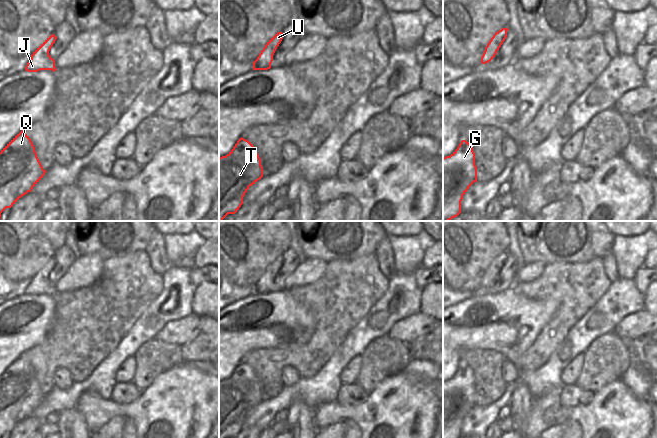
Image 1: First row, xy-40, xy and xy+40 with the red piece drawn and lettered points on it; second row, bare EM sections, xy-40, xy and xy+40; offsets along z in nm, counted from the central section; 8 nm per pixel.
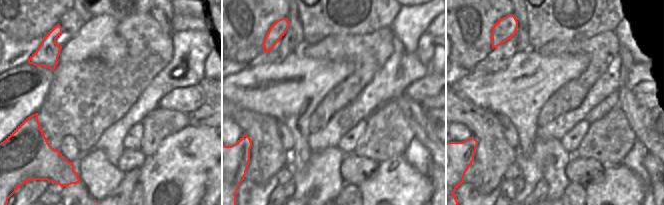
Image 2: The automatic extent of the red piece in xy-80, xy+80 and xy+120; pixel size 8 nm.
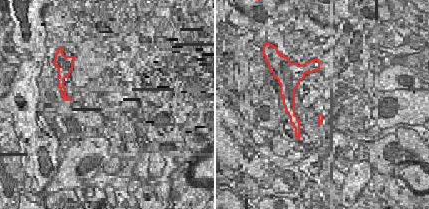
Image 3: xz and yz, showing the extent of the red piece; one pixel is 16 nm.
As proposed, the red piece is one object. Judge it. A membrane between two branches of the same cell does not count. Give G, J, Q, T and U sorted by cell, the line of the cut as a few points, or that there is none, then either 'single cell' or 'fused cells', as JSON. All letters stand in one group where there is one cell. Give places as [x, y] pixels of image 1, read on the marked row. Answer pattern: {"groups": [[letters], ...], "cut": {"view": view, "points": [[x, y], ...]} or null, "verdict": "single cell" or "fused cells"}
{"groups": [["G", "J", "Q", "T", "U"]], "cut": null, "verdict": "single cell"}

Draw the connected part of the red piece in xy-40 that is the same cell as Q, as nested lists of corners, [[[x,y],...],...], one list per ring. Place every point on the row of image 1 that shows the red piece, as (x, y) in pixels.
[[[22,130],[0,152],[0,217],[6,208],[11,208],[22,196],[31,192],[33,187],[43,178],[43,169],[29,136]]]

